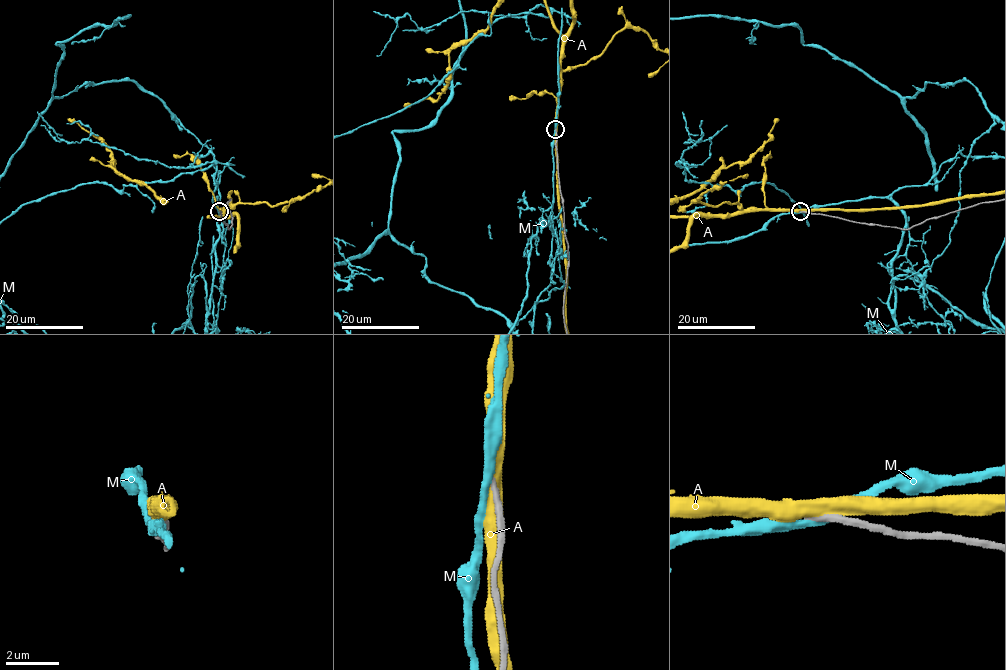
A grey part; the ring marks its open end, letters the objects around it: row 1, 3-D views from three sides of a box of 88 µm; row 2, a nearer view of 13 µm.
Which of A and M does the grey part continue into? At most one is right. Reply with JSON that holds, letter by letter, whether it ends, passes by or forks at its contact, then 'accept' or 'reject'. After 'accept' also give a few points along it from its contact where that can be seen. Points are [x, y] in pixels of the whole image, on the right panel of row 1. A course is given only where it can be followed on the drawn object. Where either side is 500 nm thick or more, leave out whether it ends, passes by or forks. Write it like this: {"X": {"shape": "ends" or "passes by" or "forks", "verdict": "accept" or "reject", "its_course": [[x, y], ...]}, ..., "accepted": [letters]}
{"A": {"verdict": "reject"}, "M": {"shape": "passes by", "verdict": "reject"}, "accepted": []}

